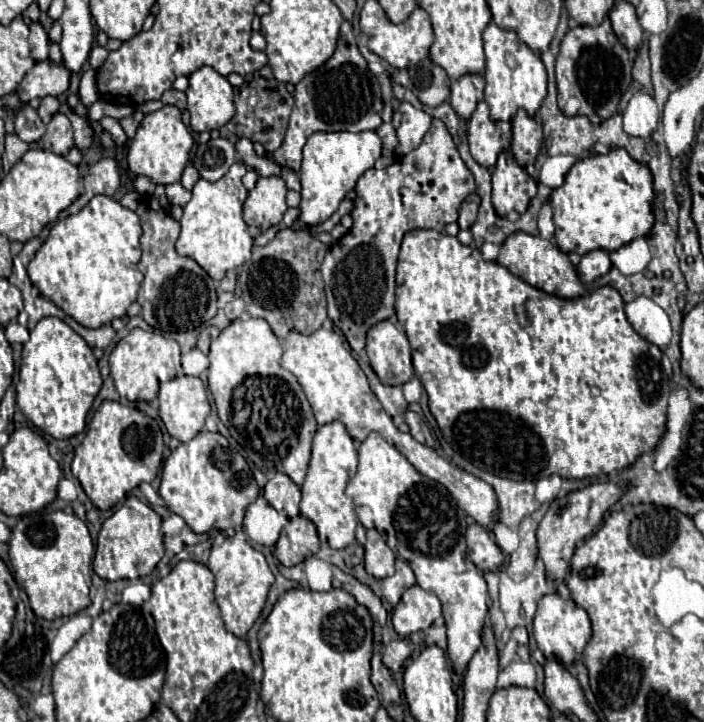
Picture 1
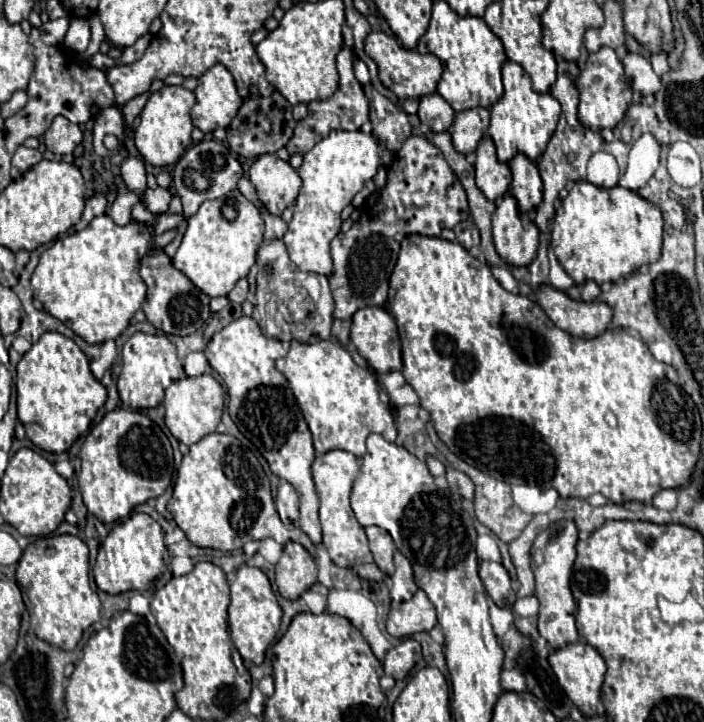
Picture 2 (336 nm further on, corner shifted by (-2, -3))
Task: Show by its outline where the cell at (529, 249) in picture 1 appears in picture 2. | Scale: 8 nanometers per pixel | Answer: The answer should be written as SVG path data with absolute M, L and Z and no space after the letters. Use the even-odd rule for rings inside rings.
M547 283L537 287L535 297L545 313L549 313L549 319L575 337L597 337L611 321L609 305L601 301L575 301L565 291Z

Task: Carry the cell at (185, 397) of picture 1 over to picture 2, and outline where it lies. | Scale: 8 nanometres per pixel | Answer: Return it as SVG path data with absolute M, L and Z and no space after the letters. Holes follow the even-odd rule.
M199 375L199 377L173 381L173 385L169 385L169 389L165 391L162 405L165 408L165 425L169 427L173 437L185 445L193 445L205 435L213 433L217 423L221 421L221 413L225 405L223 387L211 375Z

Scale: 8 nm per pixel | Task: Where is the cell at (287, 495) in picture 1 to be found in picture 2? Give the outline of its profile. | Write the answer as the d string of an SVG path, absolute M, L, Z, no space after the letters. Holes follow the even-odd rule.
M281 481L279 489L277 489L275 503L277 503L279 511L283 511L291 519L291 523L297 525L297 521L299 521L299 497L297 497L297 493L295 493L291 483Z

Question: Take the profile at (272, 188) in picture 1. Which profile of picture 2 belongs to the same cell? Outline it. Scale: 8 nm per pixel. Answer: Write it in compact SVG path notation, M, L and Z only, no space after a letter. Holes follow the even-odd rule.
M265 155L251 165L249 173L265 211L279 217L287 207L295 205L301 179L289 163L281 161L277 155Z

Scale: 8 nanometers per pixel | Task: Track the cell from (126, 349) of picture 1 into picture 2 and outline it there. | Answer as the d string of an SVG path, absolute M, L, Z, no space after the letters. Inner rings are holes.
M135 333L125 345L123 345L123 365L121 369L121 375L119 375L119 379L117 379L117 389L119 389L119 397L121 399L122 405L125 405L125 407L131 407L131 409L137 409L137 411L141 411L141 409L149 409L149 407L157 407L161 401L164 399L165 389L173 383L173 381L177 381L178 379L181 379L181 377L185 377L185 373L183 373L183 367L181 367L181 361L179 361L179 357L177 357L177 345L175 345L175 337L181 337L181 336L175 336L175 335L167 335L167 334L154 334L154 335L147 335L147 333Z

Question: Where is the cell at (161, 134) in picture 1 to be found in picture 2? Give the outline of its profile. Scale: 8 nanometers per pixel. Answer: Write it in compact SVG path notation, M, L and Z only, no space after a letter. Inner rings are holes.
M163 87L149 97L141 113L141 123L135 129L135 147L147 163L151 163L153 167L169 167L175 165L177 159L185 153L185 149L191 145L193 123L189 111L193 103L193 91L187 91L183 87Z

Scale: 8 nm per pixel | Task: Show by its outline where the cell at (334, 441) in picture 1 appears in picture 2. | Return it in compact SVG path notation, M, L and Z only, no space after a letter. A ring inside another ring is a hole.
M333 449L323 455L317 455L311 469L313 469L313 481L317 487L317 495L321 501L319 519L321 519L321 529L323 529L323 545L329 551L331 561L339 567L355 567L355 565L373 561L369 547L367 547L365 529L359 525L349 505L351 485L359 473L359 459L353 453Z

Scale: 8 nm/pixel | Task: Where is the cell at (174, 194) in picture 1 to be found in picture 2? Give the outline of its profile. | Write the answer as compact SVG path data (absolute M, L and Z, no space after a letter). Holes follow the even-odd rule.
M157 187L155 191L147 189L145 191L145 199L147 199L147 209L151 213L165 213L169 209L171 193L167 189L161 189L161 187Z

